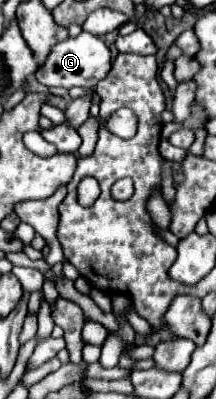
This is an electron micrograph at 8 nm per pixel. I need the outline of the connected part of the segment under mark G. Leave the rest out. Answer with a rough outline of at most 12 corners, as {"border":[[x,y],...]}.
{"border":[[80,32],[52,46],[36,80],[92,88],[110,72],[102,38]]}

